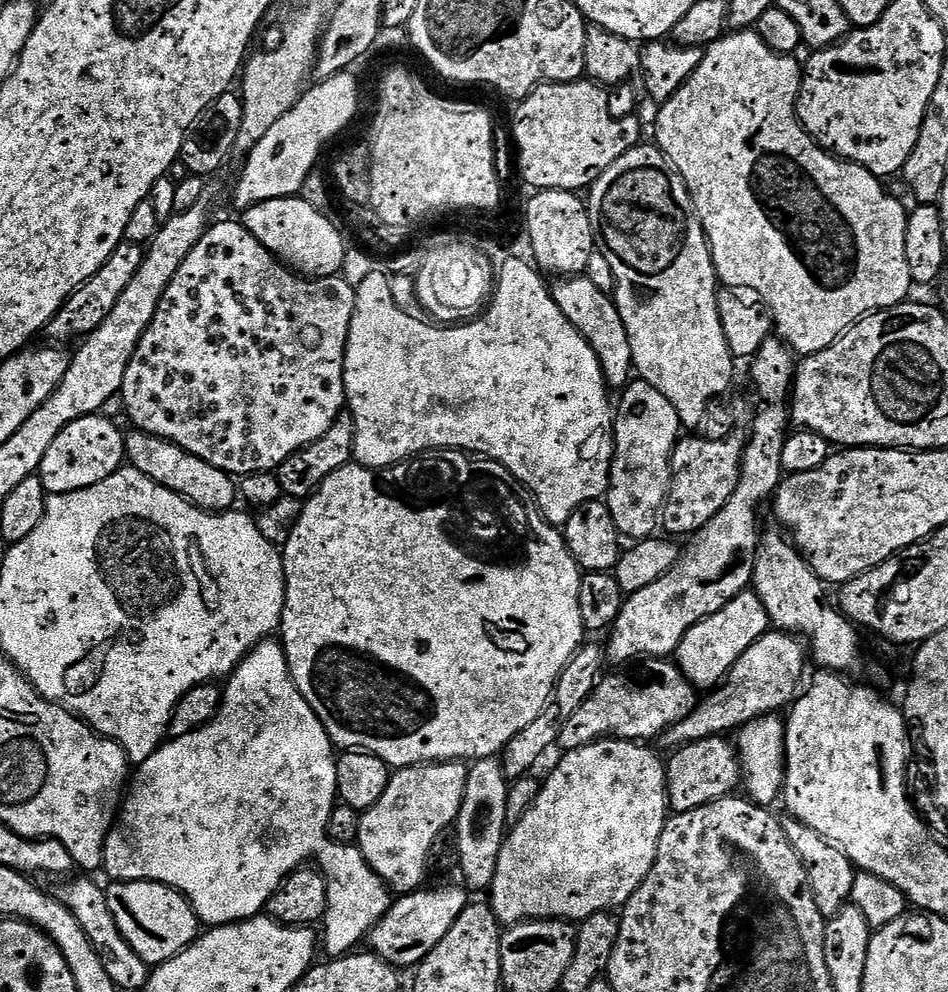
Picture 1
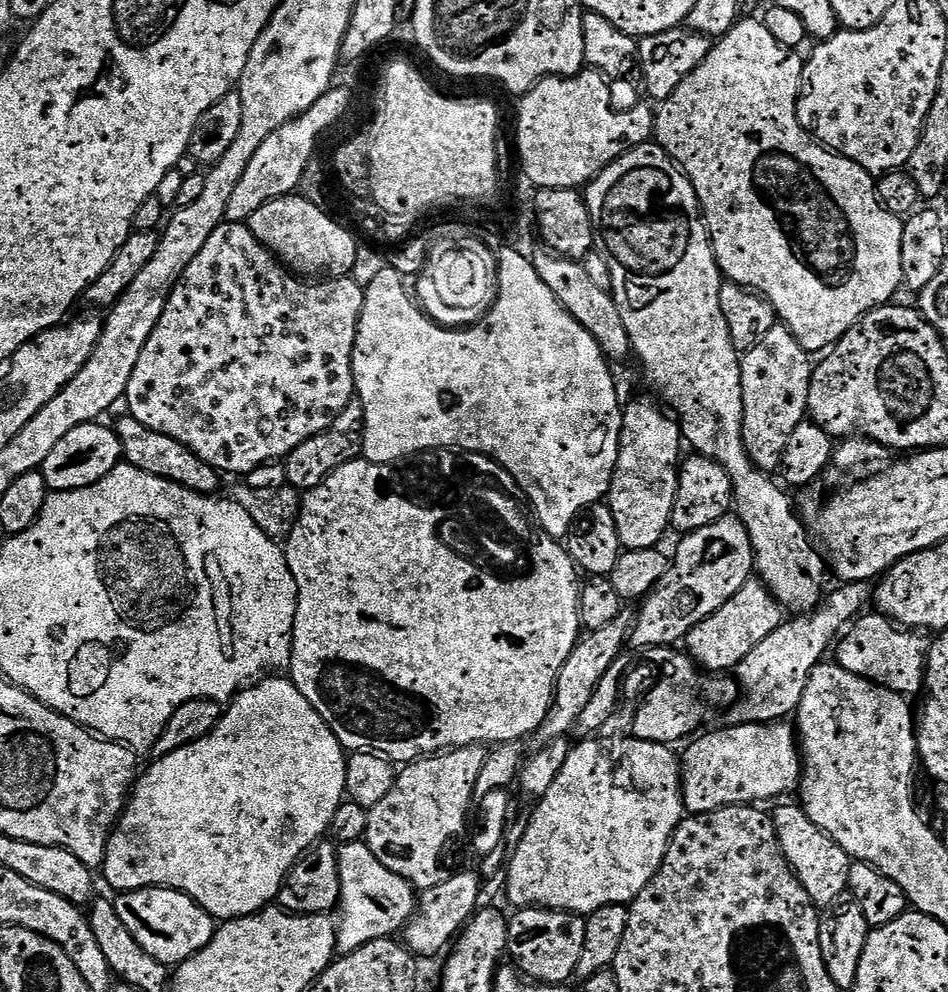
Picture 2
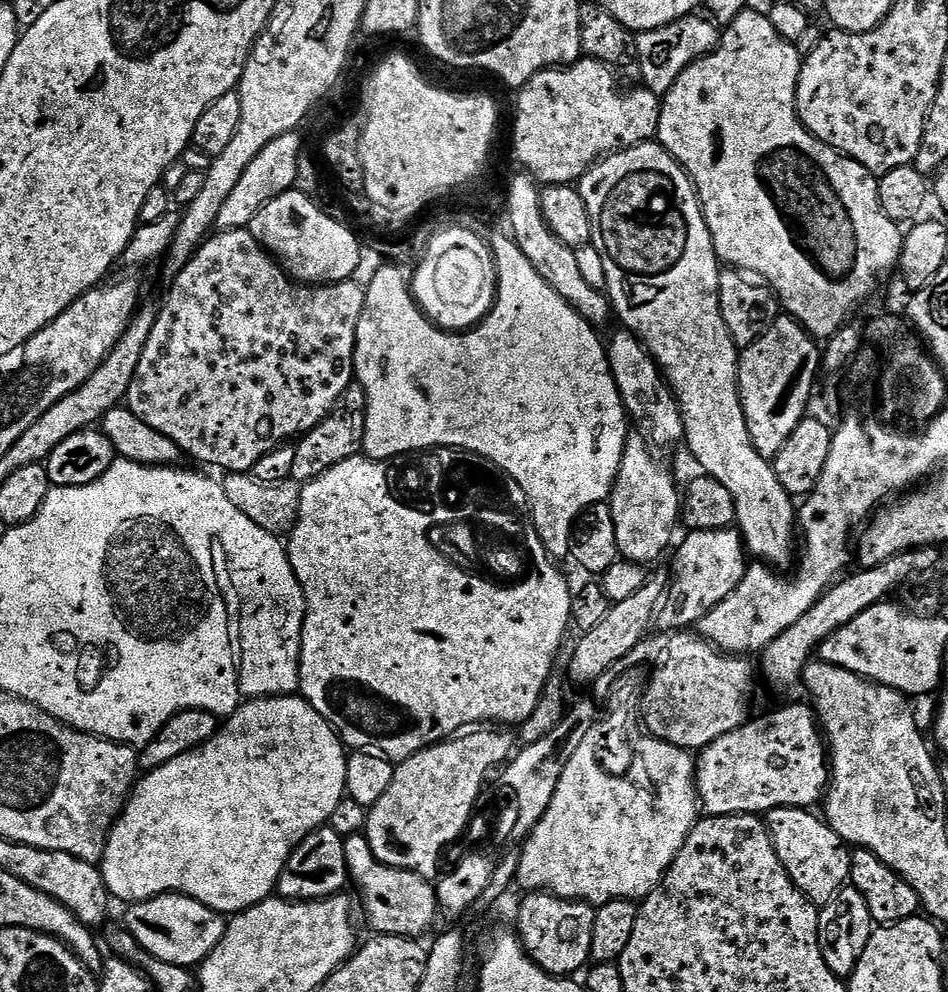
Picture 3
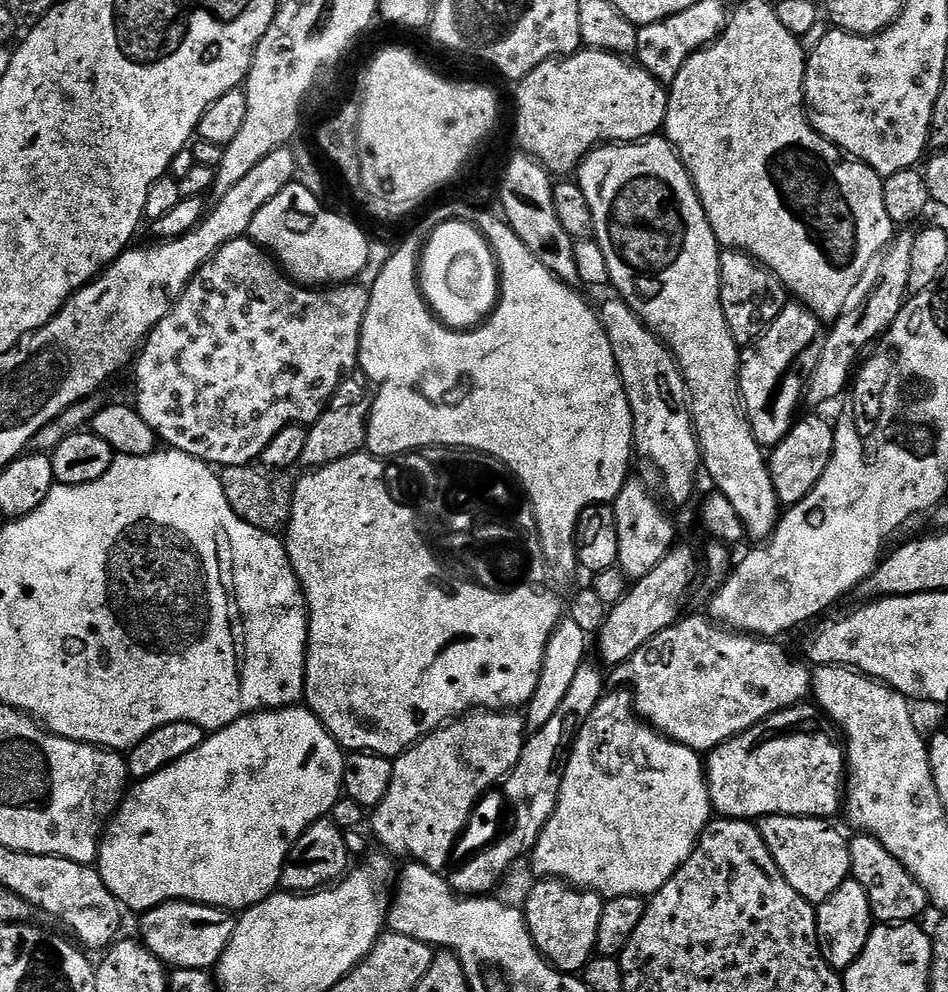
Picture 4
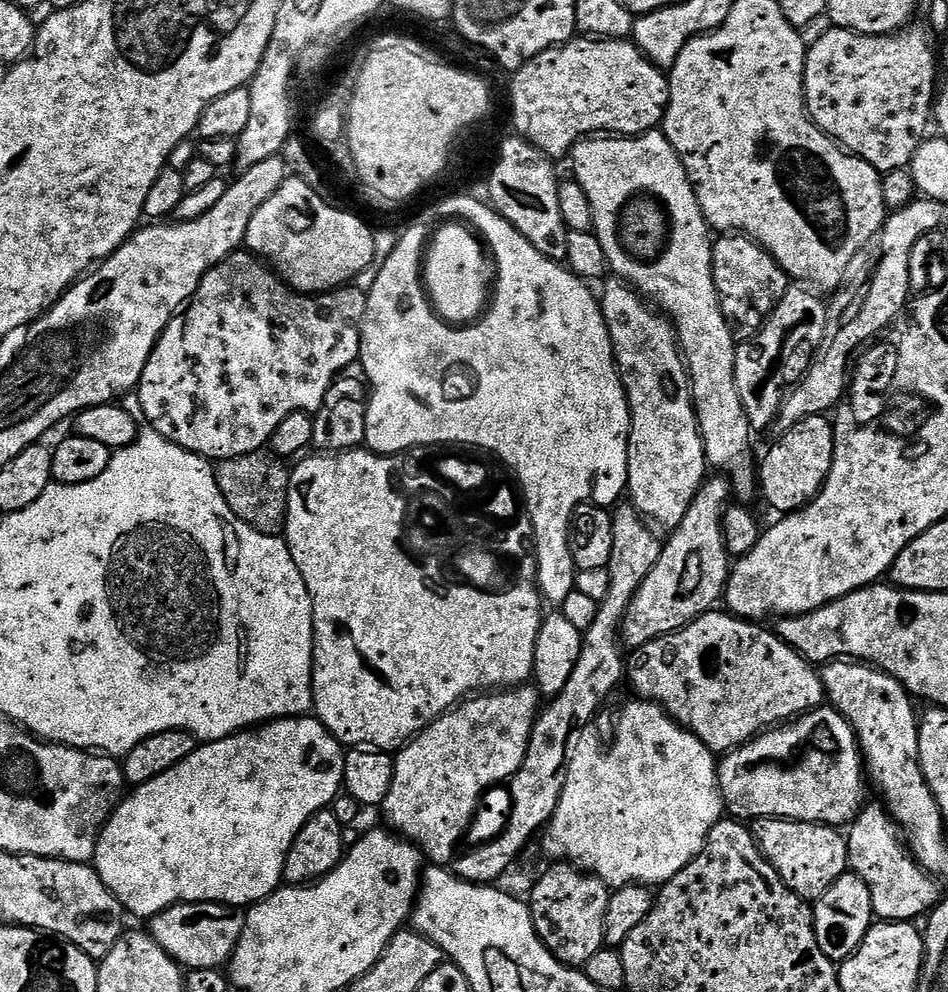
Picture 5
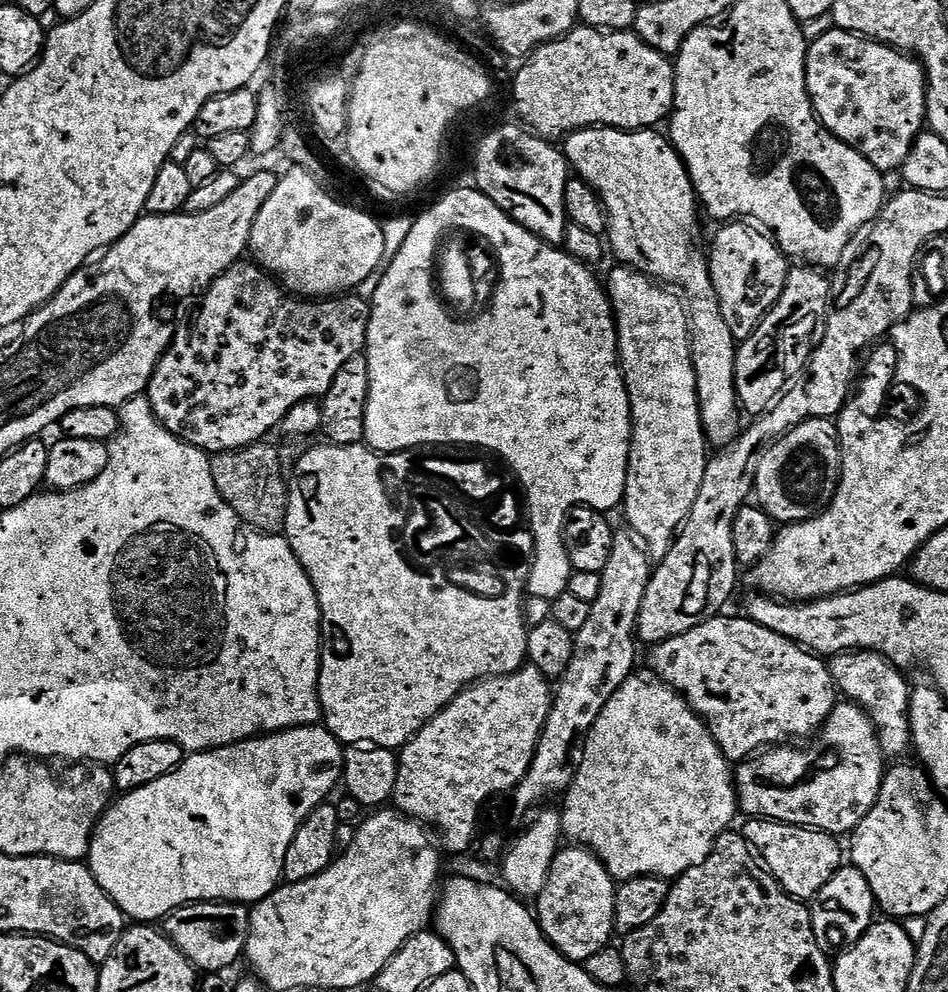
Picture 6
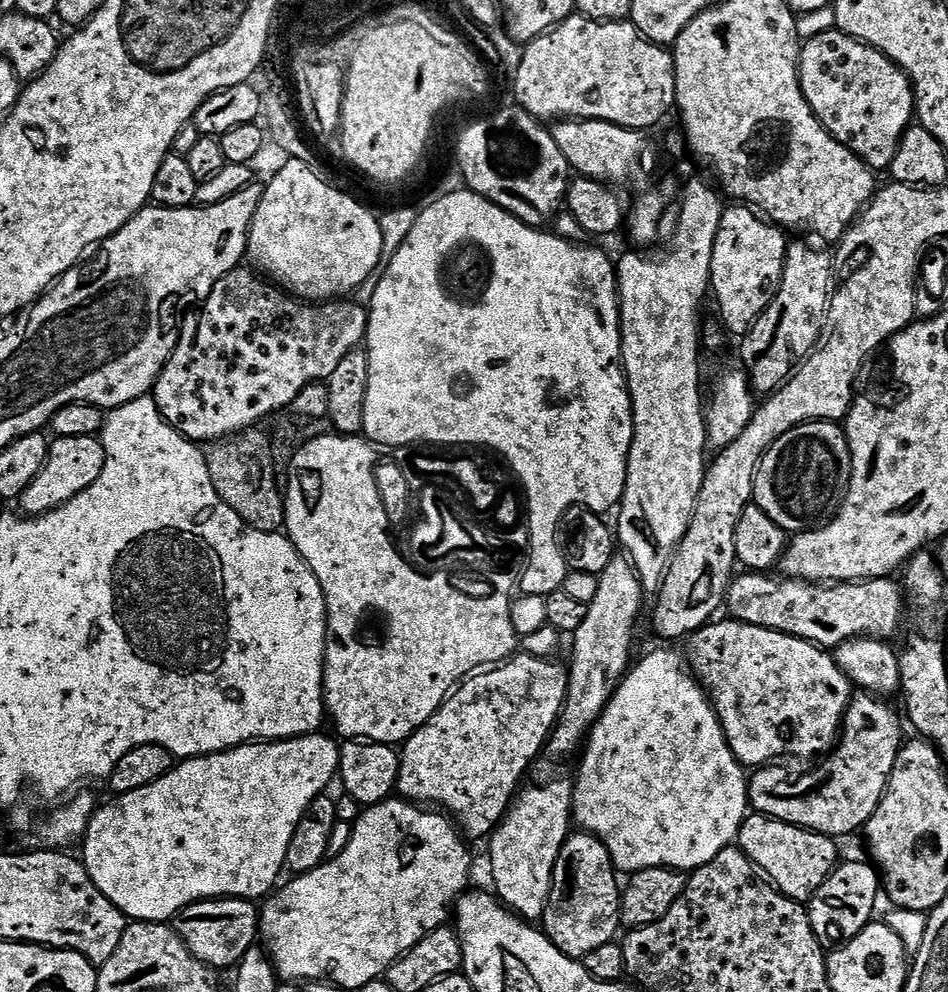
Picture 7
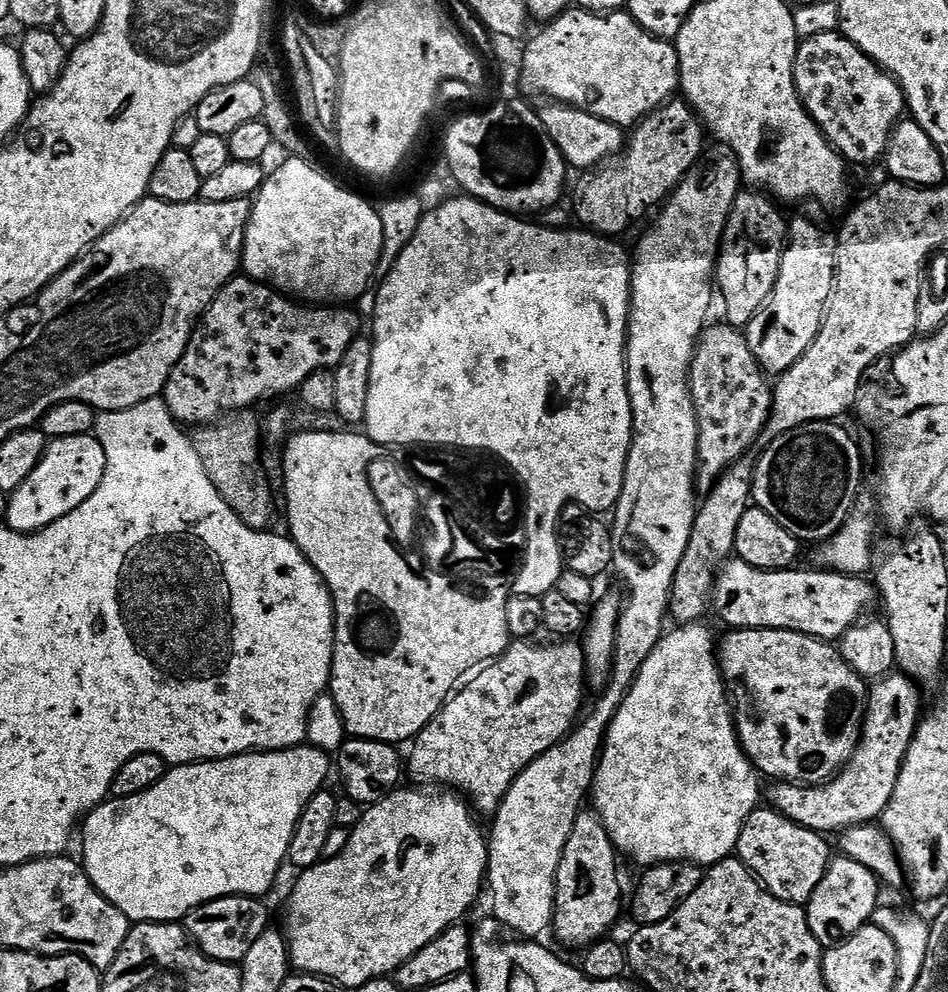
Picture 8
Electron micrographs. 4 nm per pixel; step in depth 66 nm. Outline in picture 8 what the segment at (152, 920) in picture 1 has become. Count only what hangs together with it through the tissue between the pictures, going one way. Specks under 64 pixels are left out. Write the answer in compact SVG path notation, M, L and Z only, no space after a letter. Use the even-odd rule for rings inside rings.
M223 896L198 906L186 918L186 931L192 943L212 960L239 965L250 946L270 927L268 908L263 899L255 896Z

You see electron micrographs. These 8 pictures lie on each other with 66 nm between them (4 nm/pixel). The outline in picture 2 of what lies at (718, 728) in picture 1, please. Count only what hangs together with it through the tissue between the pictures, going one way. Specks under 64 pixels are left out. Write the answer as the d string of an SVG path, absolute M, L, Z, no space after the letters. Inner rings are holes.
M844 582L839 587L837 592L827 593L819 608L807 614L793 615L787 622L780 624L774 634L762 638L762 642L758 642L758 646L754 646L754 650L750 650L750 654L746 654L746 658L742 658L742 662L736 665L734 676L738 681L738 695L727 709L729 725L784 722L799 710L802 694L806 694L806 682L810 682L814 666L818 666L825 659L824 651L827 650L828 643L830 648L833 641L845 631L846 626L851 625L867 609L864 607L867 604L869 607L870 604L870 588L867 583Z

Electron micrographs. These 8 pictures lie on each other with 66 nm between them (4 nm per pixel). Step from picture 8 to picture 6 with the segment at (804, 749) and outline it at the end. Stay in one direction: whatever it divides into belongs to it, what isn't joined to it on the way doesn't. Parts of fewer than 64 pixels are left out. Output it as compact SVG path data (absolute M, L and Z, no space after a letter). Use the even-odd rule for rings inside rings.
M728 615L712 616L706 622L694 626L694 630L686 630L686 634L678 634L666 642L655 645L649 651L652 653L648 656L648 664L652 667L649 668L651 675L655 676L657 680L661 680L662 683L670 685L702 717L714 738L714 742L718 742L722 754L729 762L743 762L748 757L757 755L761 750L767 750L773 746L784 746L789 742L799 741L796 740L799 736L808 738L819 732L821 726L826 722L826 718L834 711L838 703L838 689L832 677L831 667L819 655L800 647L795 640L782 638L782 634L774 634L774 630L766 630L766 626L758 626L743 615L740 615L741 617Z

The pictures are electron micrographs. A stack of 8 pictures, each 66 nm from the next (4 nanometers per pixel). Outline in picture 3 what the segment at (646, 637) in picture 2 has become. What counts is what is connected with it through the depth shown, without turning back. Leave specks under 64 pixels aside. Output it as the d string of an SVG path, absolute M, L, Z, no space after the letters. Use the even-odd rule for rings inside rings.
M735 527L722 530L689 531L676 552L676 565L670 568L670 583L654 617L661 633L688 630L718 606L742 582L746 567L744 537Z

